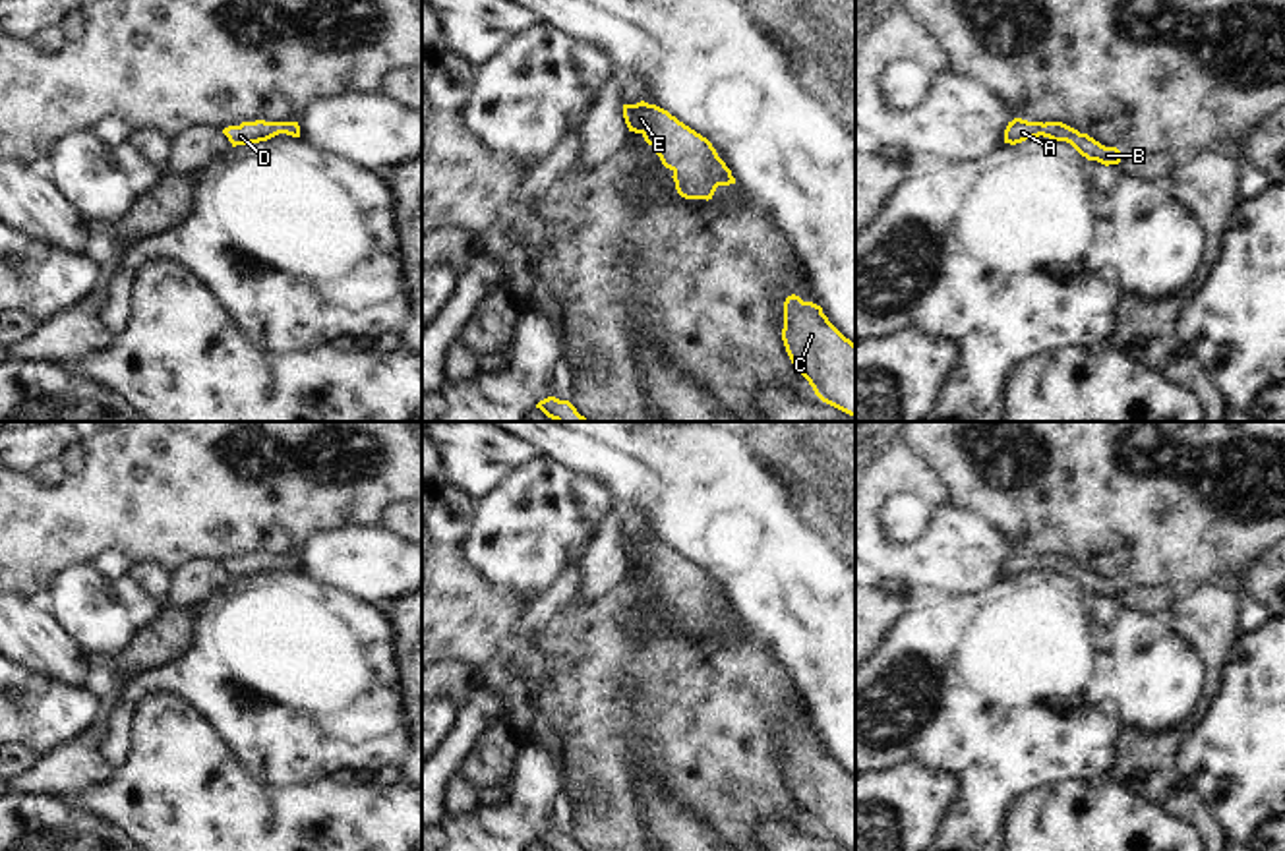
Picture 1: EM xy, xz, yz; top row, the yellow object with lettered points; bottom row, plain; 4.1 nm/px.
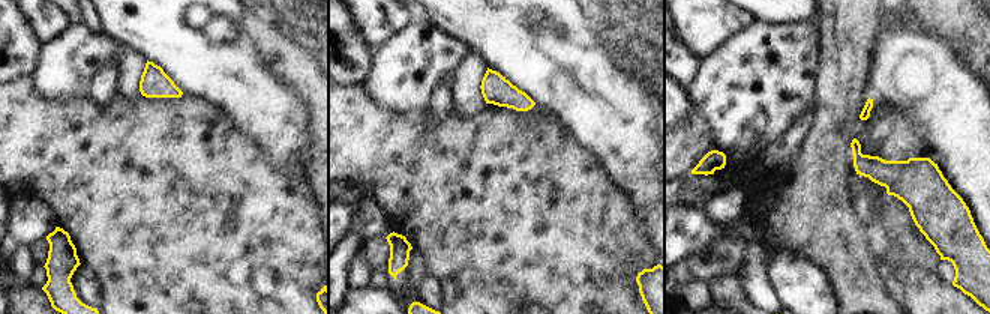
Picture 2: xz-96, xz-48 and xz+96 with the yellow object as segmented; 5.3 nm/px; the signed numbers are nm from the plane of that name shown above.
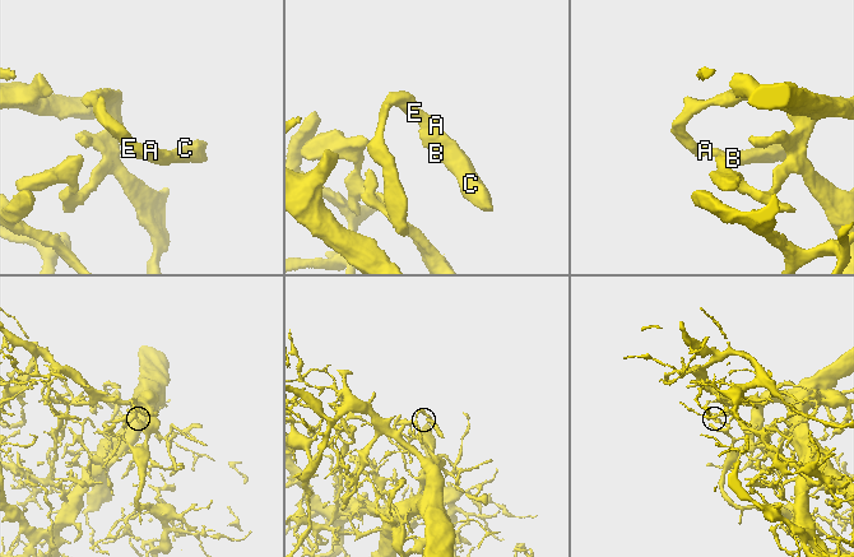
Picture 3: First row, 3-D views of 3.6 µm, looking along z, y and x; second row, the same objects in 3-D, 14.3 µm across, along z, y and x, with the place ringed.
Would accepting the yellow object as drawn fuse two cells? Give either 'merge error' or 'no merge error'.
no merge error

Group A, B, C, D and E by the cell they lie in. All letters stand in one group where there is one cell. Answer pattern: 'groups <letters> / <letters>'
groups A B C D E

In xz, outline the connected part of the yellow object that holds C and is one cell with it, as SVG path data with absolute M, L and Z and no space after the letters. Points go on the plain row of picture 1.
M788 729L782 774L815 828L855 851L855 778L828 754L822 741Z

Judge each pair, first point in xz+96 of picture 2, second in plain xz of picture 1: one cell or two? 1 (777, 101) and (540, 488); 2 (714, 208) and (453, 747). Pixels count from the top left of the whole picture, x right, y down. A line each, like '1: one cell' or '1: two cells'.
1: one cell
2: one cell

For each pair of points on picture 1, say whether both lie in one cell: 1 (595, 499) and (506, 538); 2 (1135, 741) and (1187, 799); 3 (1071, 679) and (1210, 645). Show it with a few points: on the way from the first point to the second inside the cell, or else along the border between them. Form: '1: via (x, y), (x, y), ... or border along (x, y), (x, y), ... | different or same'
1: via (573, 507), (544, 511), (527, 528) | same
2: via (1140, 757), (1171, 788) | same
3: border along (1165, 617), (1204, 666), (1202, 693) | different

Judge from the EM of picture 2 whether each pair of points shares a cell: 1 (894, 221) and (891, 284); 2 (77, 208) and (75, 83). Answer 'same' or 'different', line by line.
1: same
2: different

